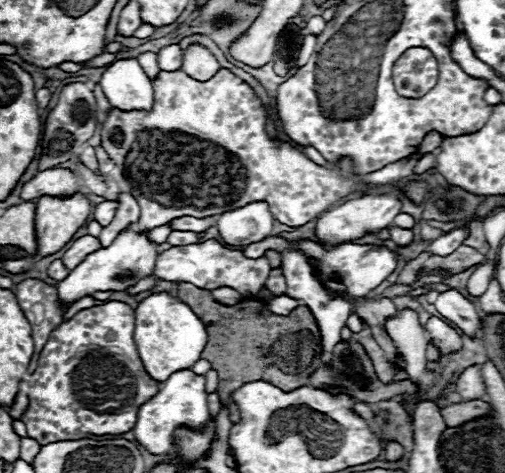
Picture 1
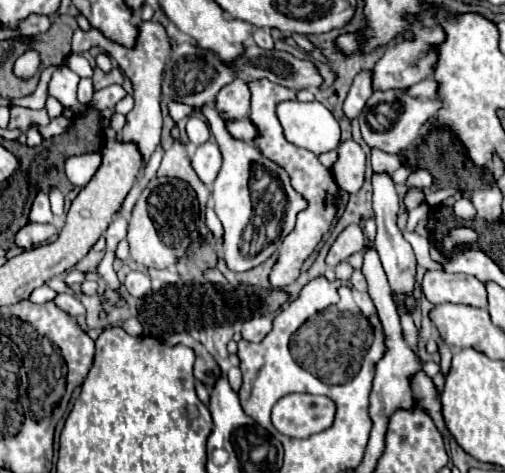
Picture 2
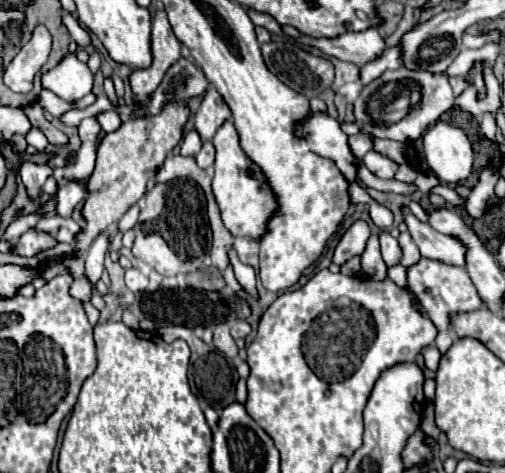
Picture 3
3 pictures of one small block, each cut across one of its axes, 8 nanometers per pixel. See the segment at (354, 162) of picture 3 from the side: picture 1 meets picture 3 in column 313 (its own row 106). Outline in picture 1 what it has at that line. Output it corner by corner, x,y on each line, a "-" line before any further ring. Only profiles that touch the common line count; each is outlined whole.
122,58
112,62
100,86
114,108
120,110
150,110
154,102
154,88
136,58

